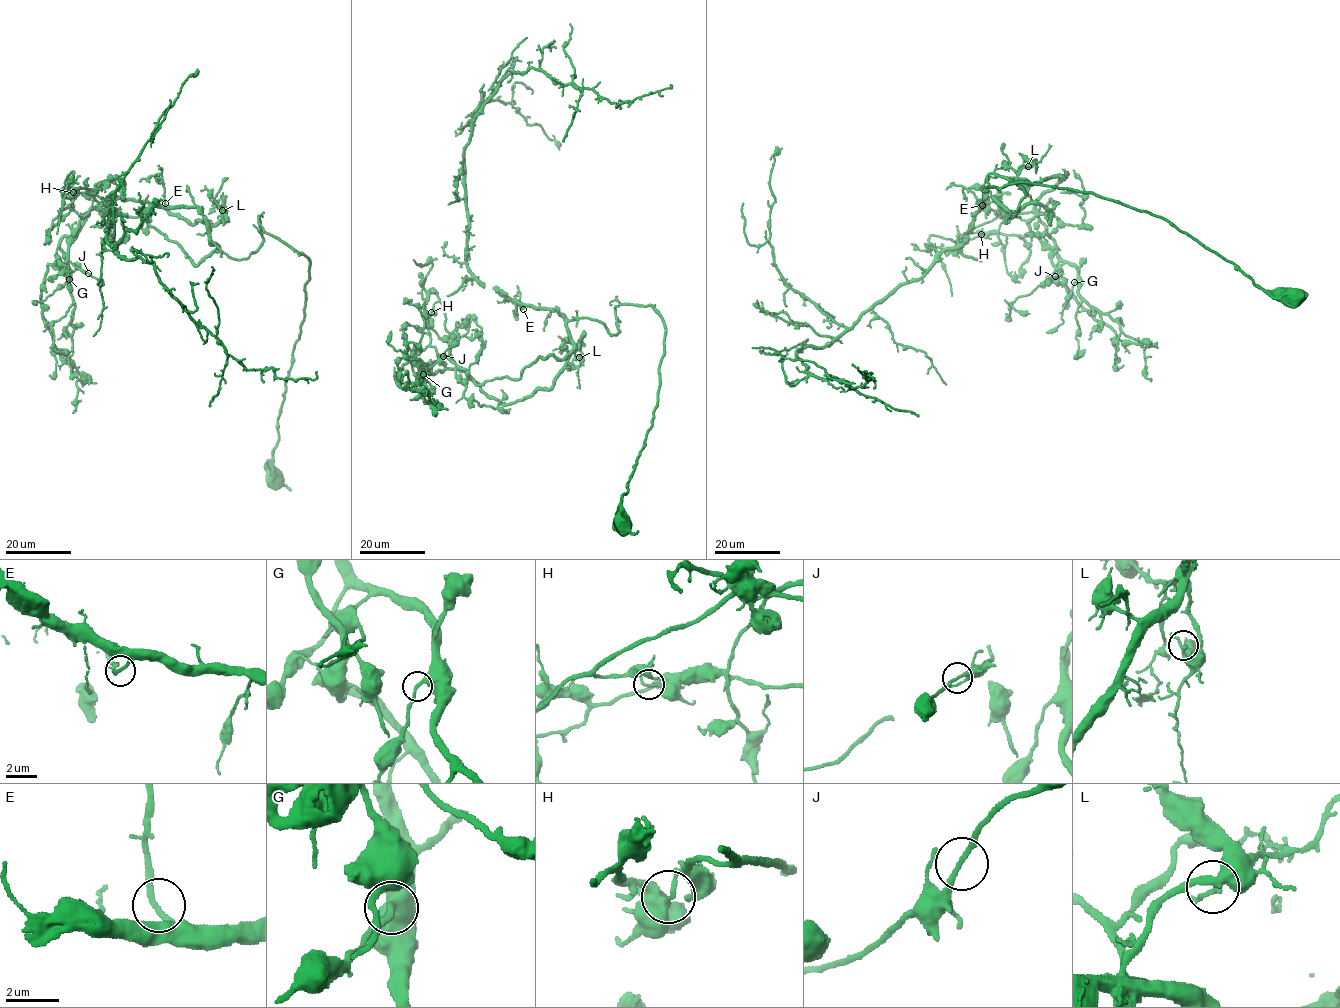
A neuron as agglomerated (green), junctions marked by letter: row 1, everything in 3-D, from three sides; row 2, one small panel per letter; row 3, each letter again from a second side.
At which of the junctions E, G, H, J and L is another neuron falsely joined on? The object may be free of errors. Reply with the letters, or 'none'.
H

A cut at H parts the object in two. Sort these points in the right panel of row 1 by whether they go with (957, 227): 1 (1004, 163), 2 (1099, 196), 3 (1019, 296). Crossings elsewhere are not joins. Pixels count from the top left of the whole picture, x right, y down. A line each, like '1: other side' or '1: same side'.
1: other side
2: same side
3: other side

